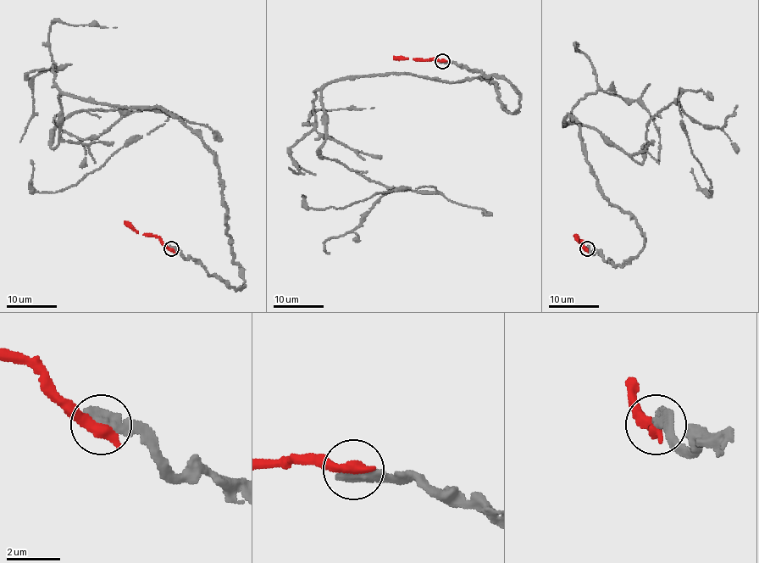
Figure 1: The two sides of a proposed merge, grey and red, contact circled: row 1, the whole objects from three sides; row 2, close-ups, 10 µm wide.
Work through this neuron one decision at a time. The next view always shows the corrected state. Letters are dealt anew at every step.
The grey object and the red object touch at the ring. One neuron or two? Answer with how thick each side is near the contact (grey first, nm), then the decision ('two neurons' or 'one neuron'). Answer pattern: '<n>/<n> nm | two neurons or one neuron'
480/500 nm | two neurons

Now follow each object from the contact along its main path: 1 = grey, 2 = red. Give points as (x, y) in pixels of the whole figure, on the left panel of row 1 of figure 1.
1: (171, 248), (244, 286), (176, 117), (60, 93), (53, 148), (168, 114), (54, 192), (30, 159)
2: (171, 248), (168, 248), (157, 237), (133, 231), (124, 220)

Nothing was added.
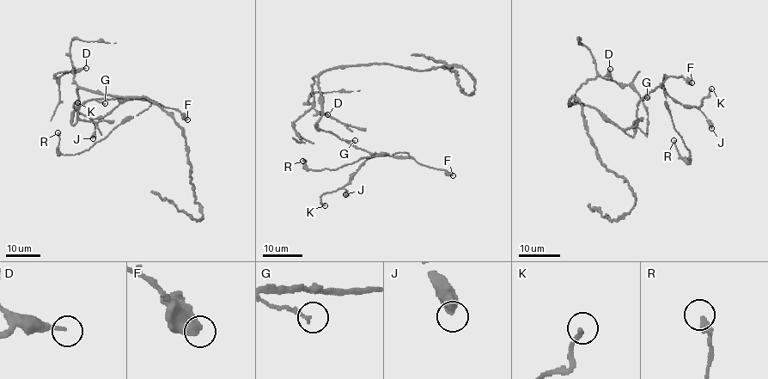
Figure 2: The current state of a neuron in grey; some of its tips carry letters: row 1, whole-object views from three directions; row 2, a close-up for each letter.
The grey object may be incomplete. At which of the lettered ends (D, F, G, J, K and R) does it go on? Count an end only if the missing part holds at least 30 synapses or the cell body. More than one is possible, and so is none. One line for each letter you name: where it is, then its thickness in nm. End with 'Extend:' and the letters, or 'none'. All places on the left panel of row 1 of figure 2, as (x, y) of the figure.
K: place (77, 102); calibre 200 nm
Extend: K

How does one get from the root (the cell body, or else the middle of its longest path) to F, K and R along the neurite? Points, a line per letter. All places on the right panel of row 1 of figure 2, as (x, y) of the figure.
F: (577, 103), (595, 107), (632, 137), (637, 104), (647, 93), (662, 83), (665, 76), (681, 76), (691, 82)
K: (577, 103), (595, 107), (632, 137), (637, 104), (656, 87), (664, 88), (676, 101), (697, 108), (711, 88)
R: (577, 103), (595, 107), (632, 137), (637, 104), (665, 76), (665, 105), (689, 151), (690, 162), (673, 140)

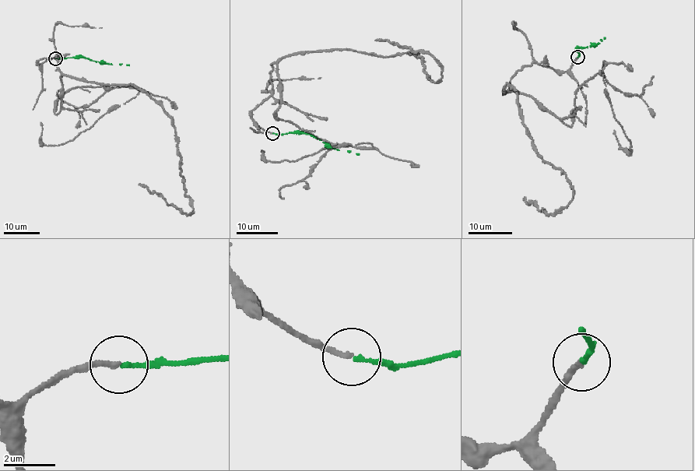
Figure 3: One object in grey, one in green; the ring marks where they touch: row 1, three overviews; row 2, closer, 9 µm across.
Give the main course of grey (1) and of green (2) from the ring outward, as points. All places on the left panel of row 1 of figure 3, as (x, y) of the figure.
1: (55, 58), (38, 63), (57, 54), (57, 114), (77, 87), (138, 93), (57, 145), (41, 142), (40, 122)
2: (55, 58), (87, 57), (112, 65), (129, 65)

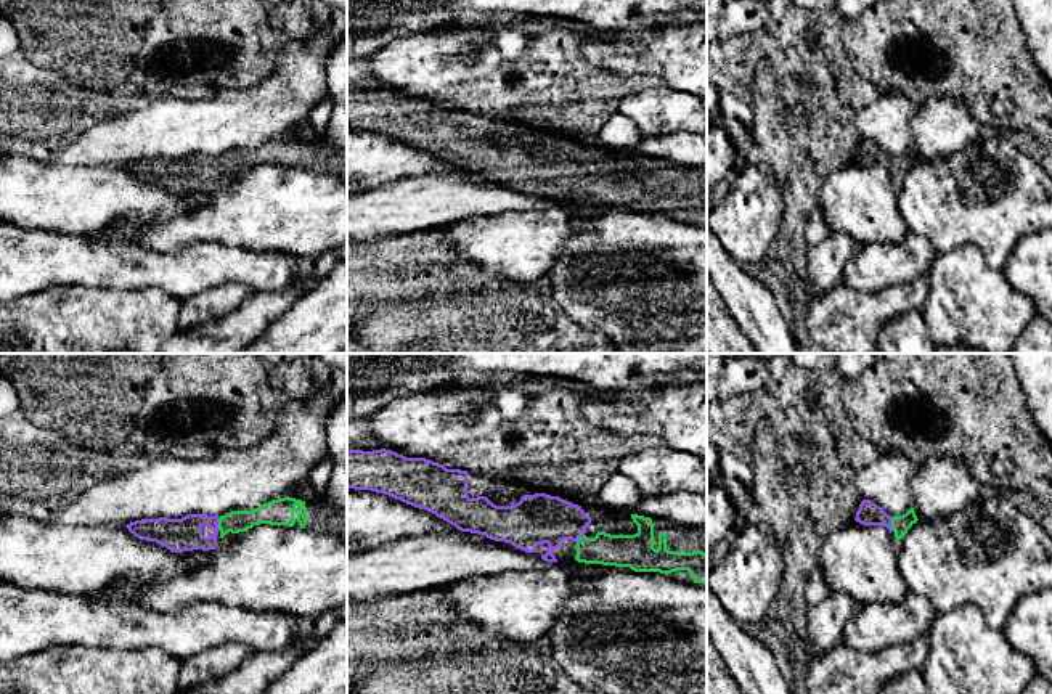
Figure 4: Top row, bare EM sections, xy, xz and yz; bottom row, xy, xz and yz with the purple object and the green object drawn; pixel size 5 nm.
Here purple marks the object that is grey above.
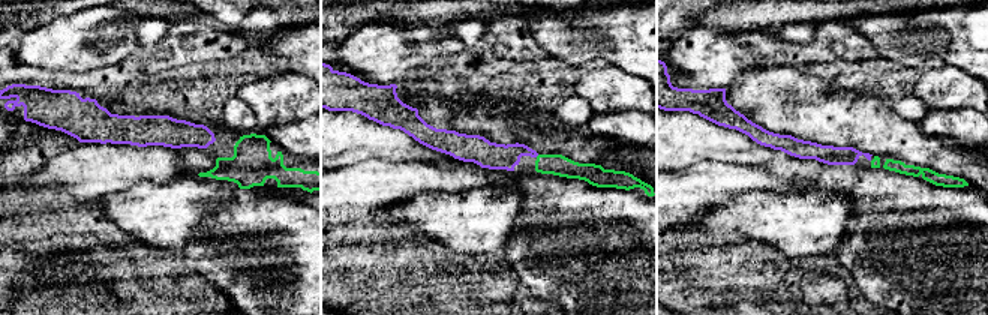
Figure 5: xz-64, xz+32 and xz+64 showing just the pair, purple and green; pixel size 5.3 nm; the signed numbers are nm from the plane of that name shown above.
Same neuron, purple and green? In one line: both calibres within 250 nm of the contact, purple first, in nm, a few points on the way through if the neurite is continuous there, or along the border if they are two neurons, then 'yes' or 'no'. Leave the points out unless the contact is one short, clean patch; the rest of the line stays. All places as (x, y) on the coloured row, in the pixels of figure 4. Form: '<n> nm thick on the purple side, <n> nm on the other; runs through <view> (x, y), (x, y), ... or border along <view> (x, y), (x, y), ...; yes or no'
170 nm thick on the purple side, 110 nm on the other; runs through xy (185, 534), (198, 521), (217, 524), (236, 521); yes

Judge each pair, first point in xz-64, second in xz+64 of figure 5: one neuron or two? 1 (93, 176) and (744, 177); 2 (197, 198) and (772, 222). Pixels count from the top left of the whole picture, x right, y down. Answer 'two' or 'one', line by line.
1: one
2: one

